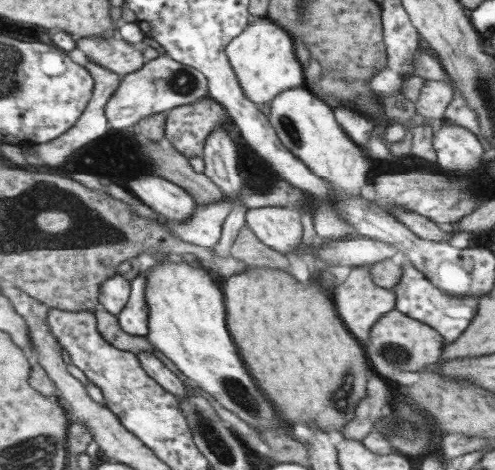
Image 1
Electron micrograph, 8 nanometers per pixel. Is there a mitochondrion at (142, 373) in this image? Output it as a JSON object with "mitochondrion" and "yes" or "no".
{"mitochondrion":"no"}

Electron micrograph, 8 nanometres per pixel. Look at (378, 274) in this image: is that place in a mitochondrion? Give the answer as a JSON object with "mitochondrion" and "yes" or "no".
{"mitochondrion":"no"}

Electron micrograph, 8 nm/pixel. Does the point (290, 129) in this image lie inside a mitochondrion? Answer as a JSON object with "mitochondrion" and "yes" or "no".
{"mitochondrion":"yes"}

